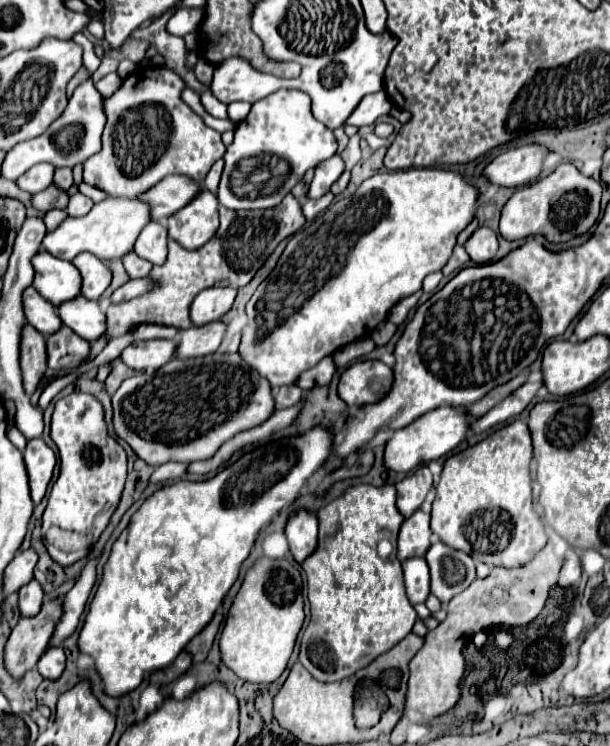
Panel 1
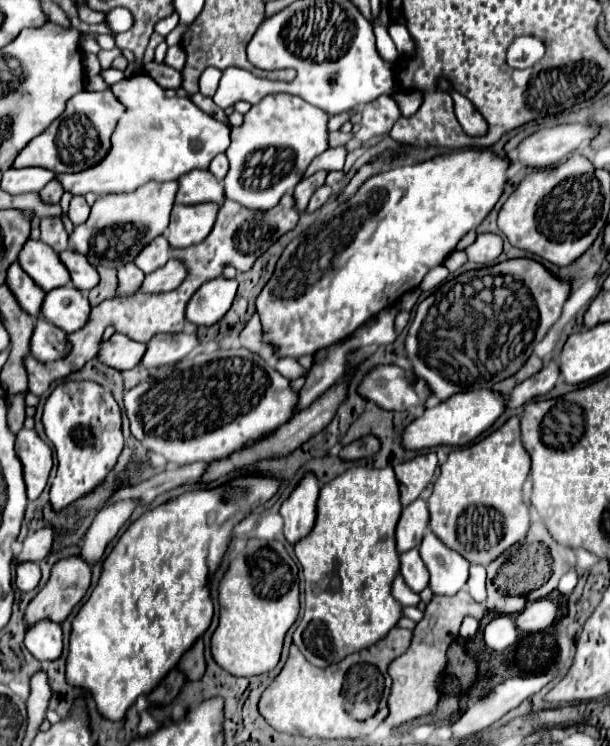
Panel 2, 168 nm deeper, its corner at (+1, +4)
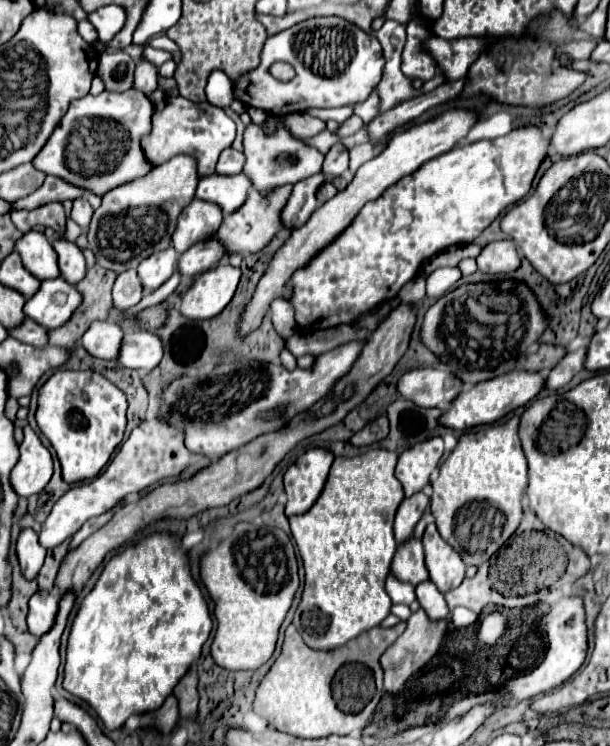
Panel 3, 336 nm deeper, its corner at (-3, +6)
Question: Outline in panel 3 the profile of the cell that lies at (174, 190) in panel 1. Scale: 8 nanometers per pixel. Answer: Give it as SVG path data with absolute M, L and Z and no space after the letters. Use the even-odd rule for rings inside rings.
M211 174L199 180L197 198L215 202L217 206L221 206L223 214L227 216L245 204L249 190L251 190L251 182L247 174L237 174L237 176Z

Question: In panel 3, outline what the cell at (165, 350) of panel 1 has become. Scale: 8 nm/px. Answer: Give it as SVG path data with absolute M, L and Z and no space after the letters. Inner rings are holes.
M95 320L81 338L81 346L95 358L115 360L121 348L123 330L107 320Z

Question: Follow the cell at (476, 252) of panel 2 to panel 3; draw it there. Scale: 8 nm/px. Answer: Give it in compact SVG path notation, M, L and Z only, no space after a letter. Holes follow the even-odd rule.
M499 240L487 244L477 256L477 266L485 274L503 276L515 272L521 266L521 256L513 240Z

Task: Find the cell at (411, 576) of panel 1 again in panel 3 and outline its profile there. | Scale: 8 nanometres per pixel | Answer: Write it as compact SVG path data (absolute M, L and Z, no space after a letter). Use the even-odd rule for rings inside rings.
M411 536L409 540L405 540L397 546L395 558L391 562L391 574L395 578L399 578L401 582L409 582L413 586L429 580L421 540Z

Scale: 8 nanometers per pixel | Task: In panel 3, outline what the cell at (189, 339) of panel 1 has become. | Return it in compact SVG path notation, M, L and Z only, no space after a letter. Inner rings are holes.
M151 332L125 334L121 342L121 354L117 354L117 364L133 370L153 370L163 358L163 344Z

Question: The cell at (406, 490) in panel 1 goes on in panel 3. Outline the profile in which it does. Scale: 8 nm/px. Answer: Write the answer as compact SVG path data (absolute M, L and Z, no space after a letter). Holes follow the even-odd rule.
M435 436L425 442L419 442L399 454L395 476L401 482L405 496L419 492L427 482L437 462L443 456L443 438Z

